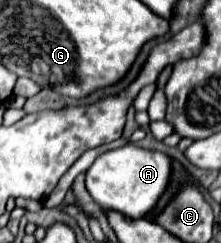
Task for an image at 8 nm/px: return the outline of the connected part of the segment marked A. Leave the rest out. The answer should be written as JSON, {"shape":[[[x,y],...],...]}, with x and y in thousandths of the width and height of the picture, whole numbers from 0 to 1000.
{"shape":[[[552,597],[452,638],[389,704],[389,778],[480,860],[570,877],[579,893],[661,893],[751,794],[778,728],[778,654],[724,621]]]}

